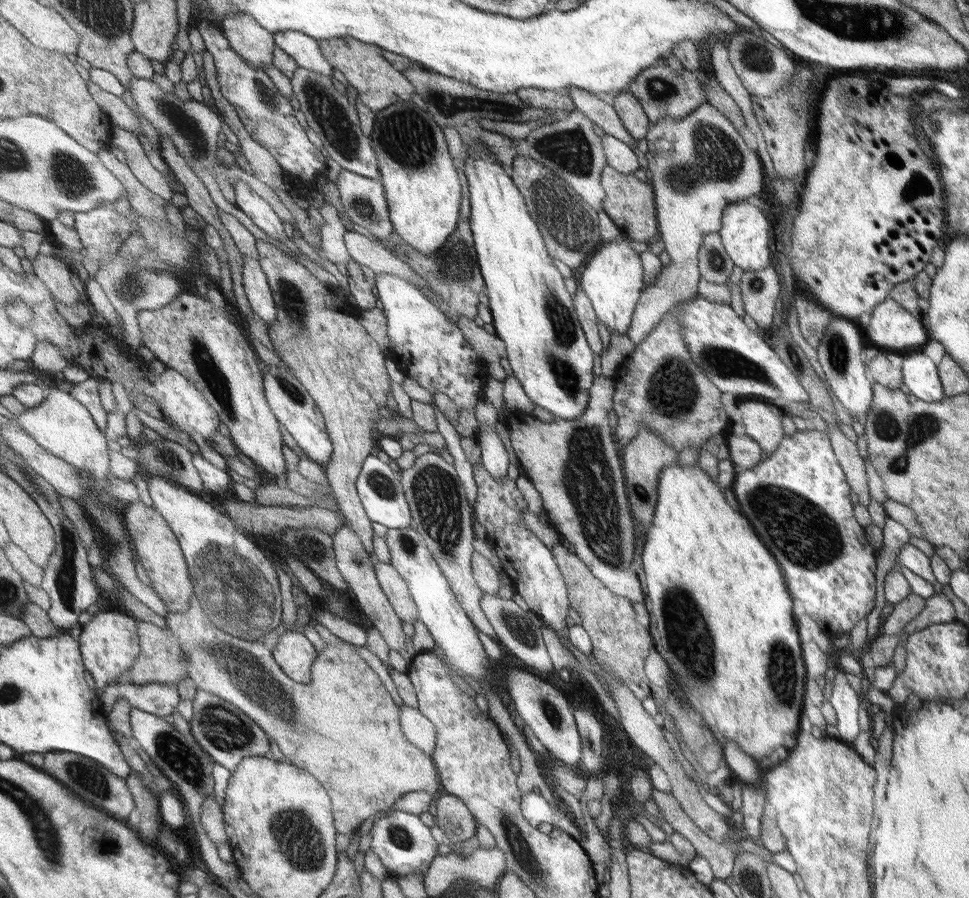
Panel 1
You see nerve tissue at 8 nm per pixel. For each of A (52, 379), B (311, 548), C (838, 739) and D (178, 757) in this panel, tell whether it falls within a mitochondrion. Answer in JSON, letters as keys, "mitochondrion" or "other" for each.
{"A":"other","B":"mitochondrion","C":"other","D":"mitochondrion"}

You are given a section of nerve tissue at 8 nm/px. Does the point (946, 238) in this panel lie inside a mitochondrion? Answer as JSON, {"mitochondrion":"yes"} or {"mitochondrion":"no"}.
{"mitochondrion":"no"}

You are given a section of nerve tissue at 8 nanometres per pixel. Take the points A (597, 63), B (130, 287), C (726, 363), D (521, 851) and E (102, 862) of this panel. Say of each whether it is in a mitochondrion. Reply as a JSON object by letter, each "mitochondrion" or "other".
{"A":"other","B":"mitochondrion","C":"mitochondrion","D":"mitochondrion","E":"other"}

